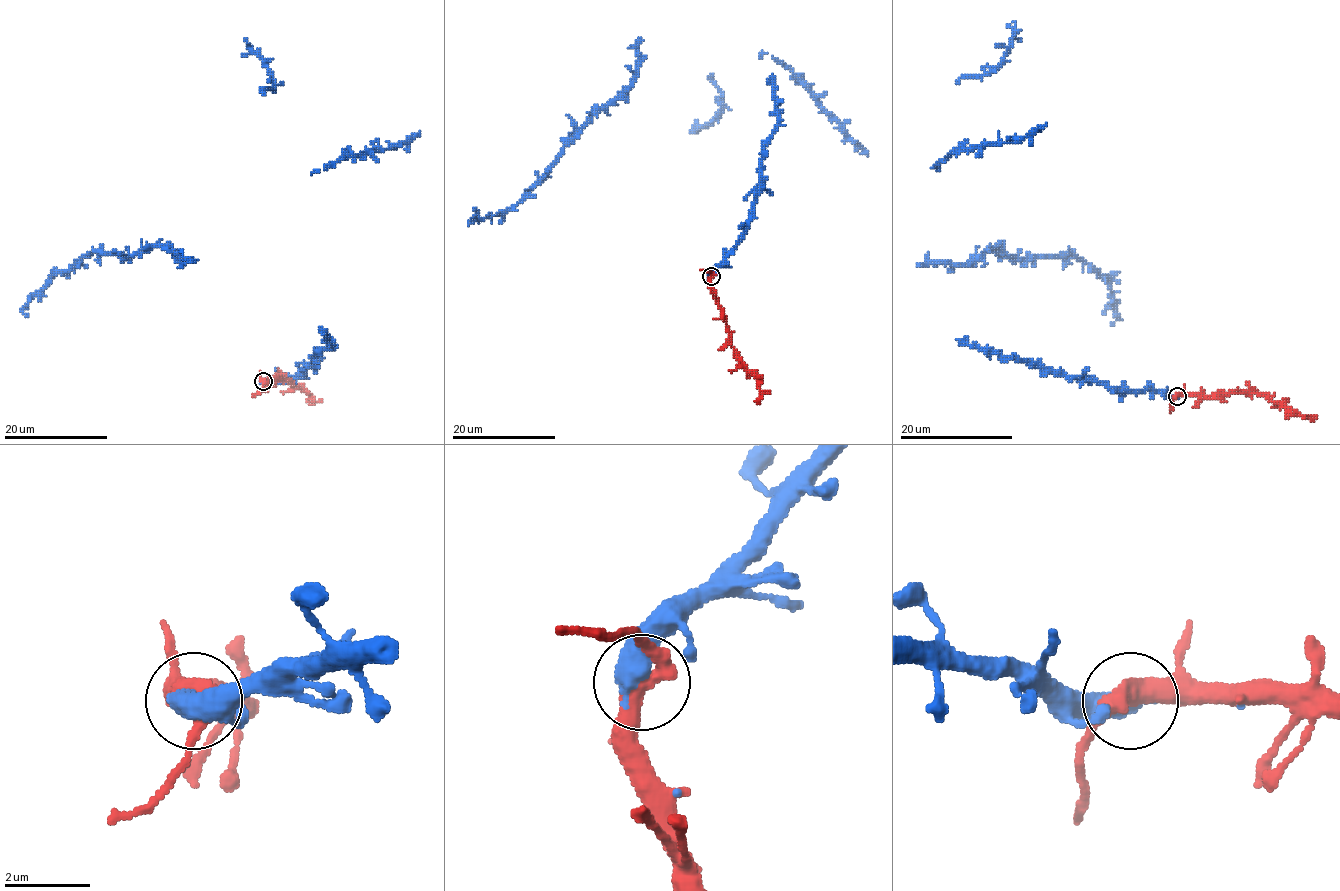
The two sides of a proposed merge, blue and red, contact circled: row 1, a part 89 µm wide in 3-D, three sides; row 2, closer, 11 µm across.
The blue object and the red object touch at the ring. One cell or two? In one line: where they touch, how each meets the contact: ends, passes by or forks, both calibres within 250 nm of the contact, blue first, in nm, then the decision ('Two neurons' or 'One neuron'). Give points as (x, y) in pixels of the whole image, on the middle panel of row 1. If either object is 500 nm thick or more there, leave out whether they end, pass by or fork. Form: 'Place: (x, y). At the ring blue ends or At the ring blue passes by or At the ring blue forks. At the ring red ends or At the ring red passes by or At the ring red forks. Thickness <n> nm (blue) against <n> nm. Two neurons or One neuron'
Place: (711, 276). Thickness 550 nm (blue) against 480 nm. One neuron

